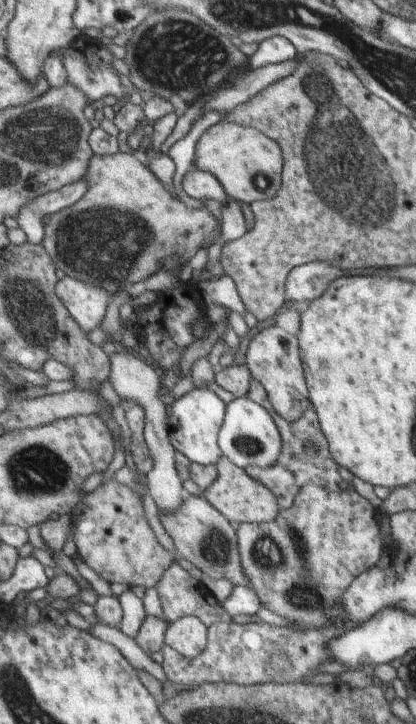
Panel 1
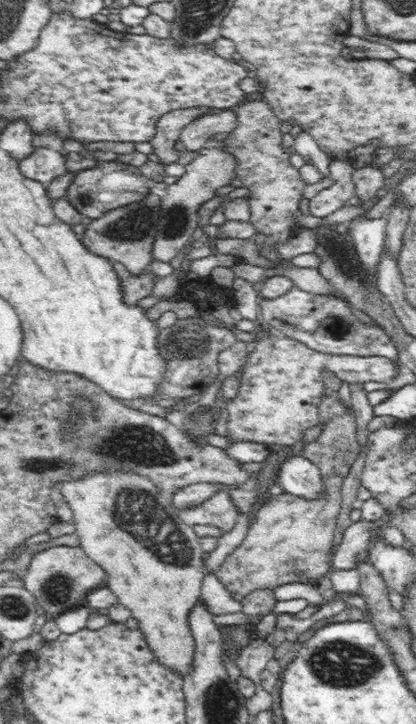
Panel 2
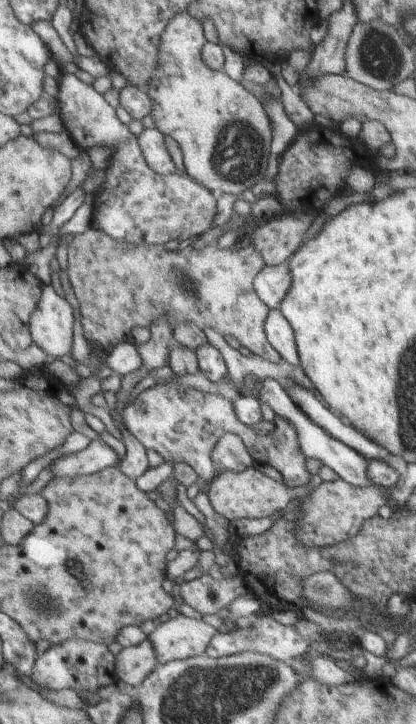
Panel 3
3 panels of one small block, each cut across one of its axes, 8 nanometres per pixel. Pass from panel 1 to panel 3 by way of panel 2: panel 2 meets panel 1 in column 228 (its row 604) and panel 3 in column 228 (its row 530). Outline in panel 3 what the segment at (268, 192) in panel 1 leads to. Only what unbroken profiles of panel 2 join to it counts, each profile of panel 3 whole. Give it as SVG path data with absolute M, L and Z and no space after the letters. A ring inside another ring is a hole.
M187 10L178 13L167 25L159 45L159 65L146 91L152 101L151 117L156 129L178 142L183 154L183 170L212 194L236 194L264 180L271 154L273 130L263 104L224 70L213 71L201 59L205 45L202 23Z

